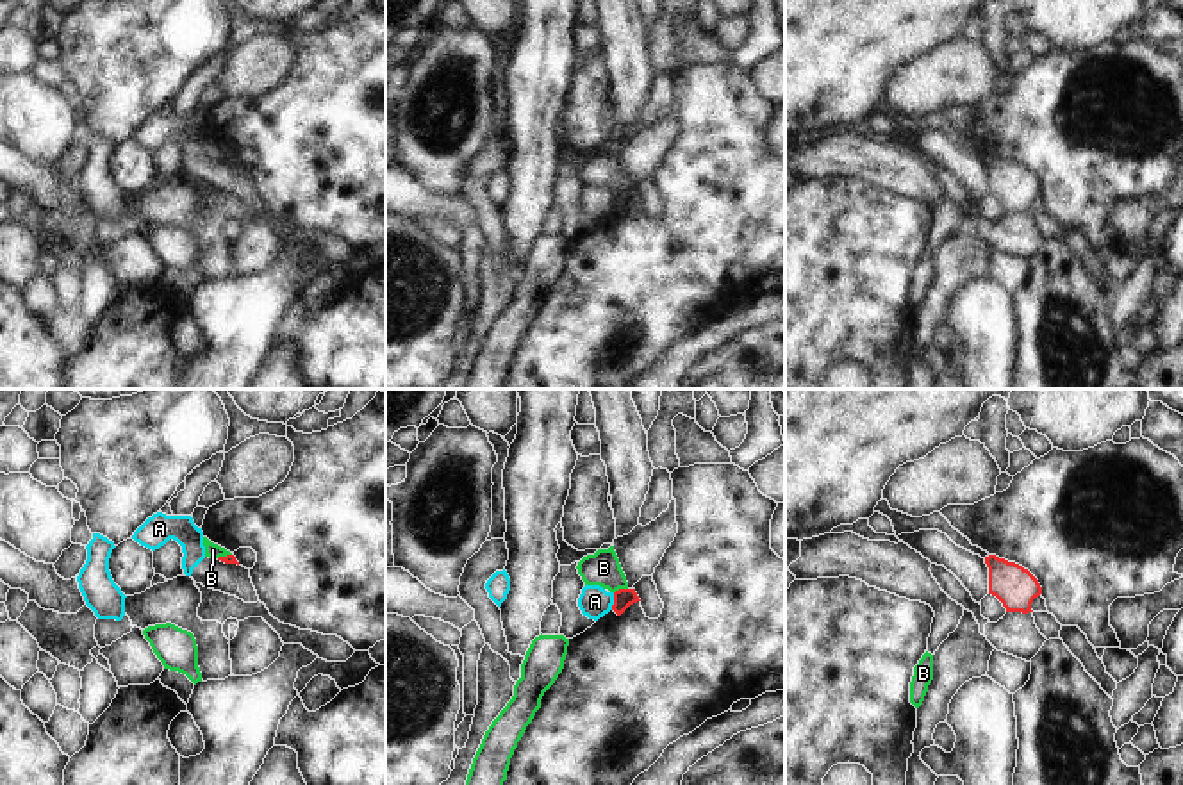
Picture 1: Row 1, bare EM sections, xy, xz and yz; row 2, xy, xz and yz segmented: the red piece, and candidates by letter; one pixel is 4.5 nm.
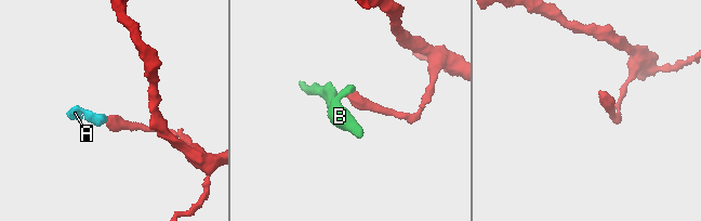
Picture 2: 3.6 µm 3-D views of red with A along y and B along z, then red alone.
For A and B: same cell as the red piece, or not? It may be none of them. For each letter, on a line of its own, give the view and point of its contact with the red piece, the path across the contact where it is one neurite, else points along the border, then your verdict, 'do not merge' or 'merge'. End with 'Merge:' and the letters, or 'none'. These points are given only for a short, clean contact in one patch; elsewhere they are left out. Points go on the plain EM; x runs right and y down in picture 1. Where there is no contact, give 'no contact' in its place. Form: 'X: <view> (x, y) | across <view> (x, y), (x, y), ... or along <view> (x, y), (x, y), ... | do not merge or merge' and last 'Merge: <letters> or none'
A: xz (614, 202) | along xz (614, 193), (611, 209) | do not merge
B: xz (620, 190) | along xz (627, 188), (620, 188), (614, 193) | do not merge
Merge: none

